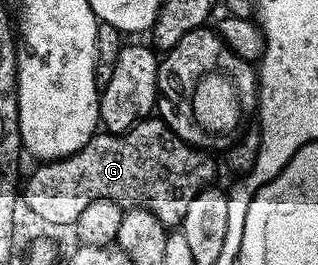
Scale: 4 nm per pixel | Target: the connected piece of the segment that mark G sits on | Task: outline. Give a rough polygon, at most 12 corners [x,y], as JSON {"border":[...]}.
{"border":[[159,117],[39,164],[22,203],[71,228],[95,199],[169,229],[213,182]]}

